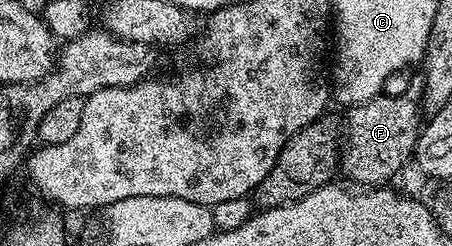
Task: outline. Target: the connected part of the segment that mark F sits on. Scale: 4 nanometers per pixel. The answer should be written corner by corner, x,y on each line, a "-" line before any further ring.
416,91
414,92
405,92
402,96
388,96
388,94
382,94
374,98
373,100
368,100
367,102
363,102
362,104
352,105
348,109
349,112
345,116
345,124
343,120
343,147
339,152
339,168
342,173
346,172
347,175
350,176
351,179
354,180
354,185
357,186
385,186
390,183
389,179
392,178
393,175
396,174
397,171
400,170
401,167
404,166
405,163
411,160
411,157
414,155
414,148
417,145
418,136
421,135
422,127
423,127
423,113
421,111
421,106
419,103
419,96

